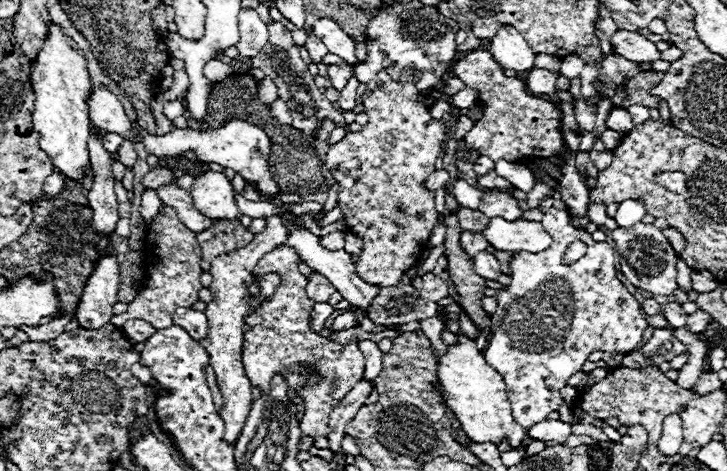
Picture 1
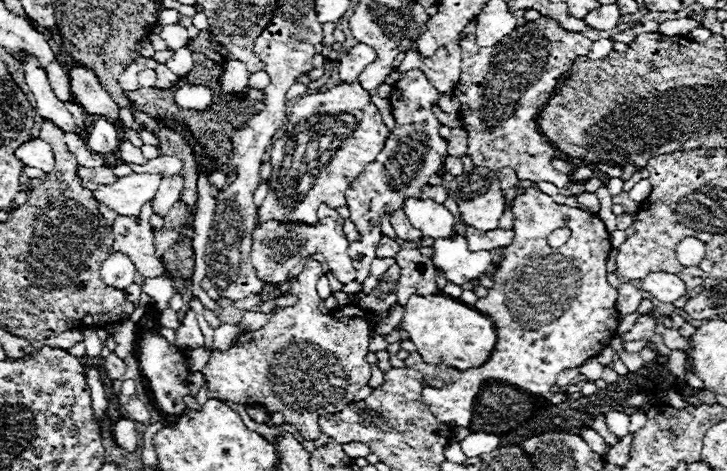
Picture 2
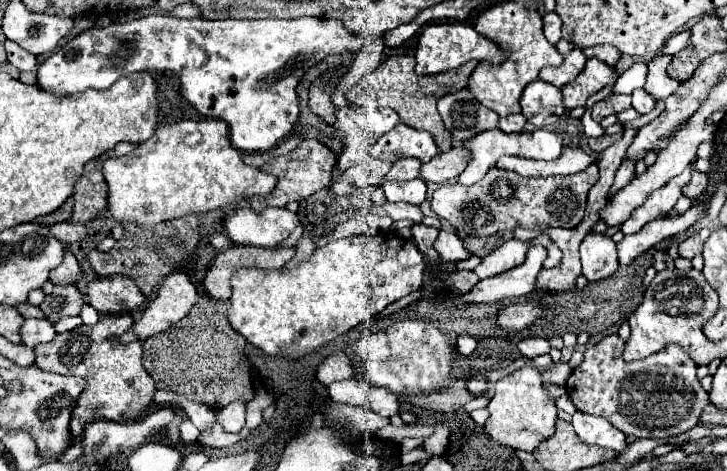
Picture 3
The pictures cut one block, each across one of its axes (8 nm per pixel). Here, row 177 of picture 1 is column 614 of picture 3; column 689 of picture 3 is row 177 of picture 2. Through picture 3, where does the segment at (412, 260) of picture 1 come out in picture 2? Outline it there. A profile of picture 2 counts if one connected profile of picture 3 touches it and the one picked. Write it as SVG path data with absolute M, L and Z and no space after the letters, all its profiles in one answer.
M408 70L402 74L402 78L392 86L390 94L390 106L392 116L396 120L396 128L390 132L386 146L378 154L370 166L362 172L362 176L354 178L350 184L350 190L346 190L350 220L354 222L360 238L356 242L350 242L350 258L352 266L356 268L356 280L364 282L370 272L370 264L376 258L376 244L382 238L380 224L382 216L392 214L394 210L404 208L406 198L420 198L422 186L428 184L428 178L432 174L438 174L442 170L442 162L448 156L446 154L446 140L438 134L440 122L434 114L434 104L438 104L440 92L430 86L426 76L420 70Z

